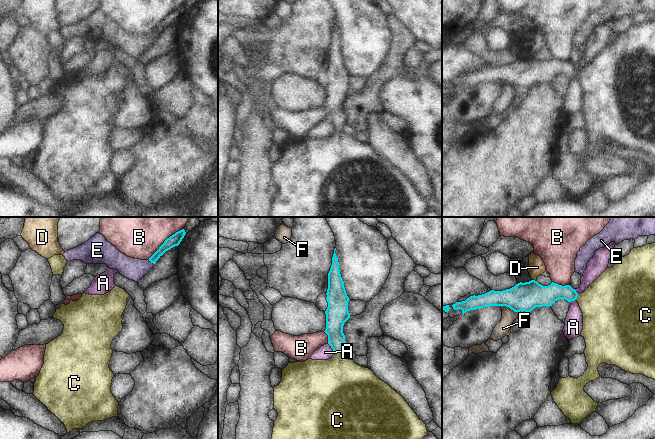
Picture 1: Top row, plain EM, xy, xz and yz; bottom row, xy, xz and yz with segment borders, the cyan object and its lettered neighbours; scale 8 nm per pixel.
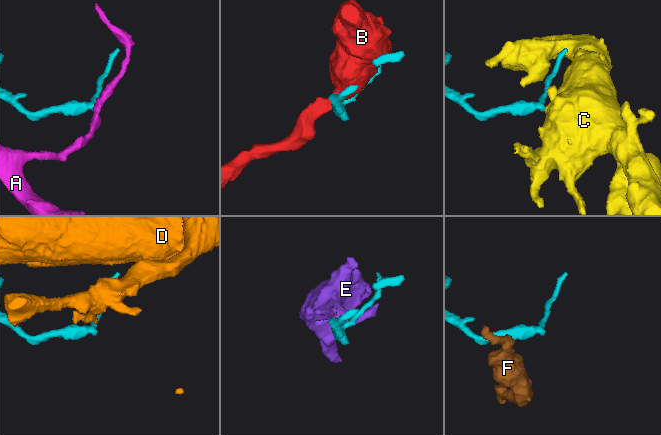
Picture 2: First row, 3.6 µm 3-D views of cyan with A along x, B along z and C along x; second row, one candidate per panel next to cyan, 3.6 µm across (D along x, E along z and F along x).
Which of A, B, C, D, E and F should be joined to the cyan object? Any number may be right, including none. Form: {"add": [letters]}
{"add": ["C"]}

